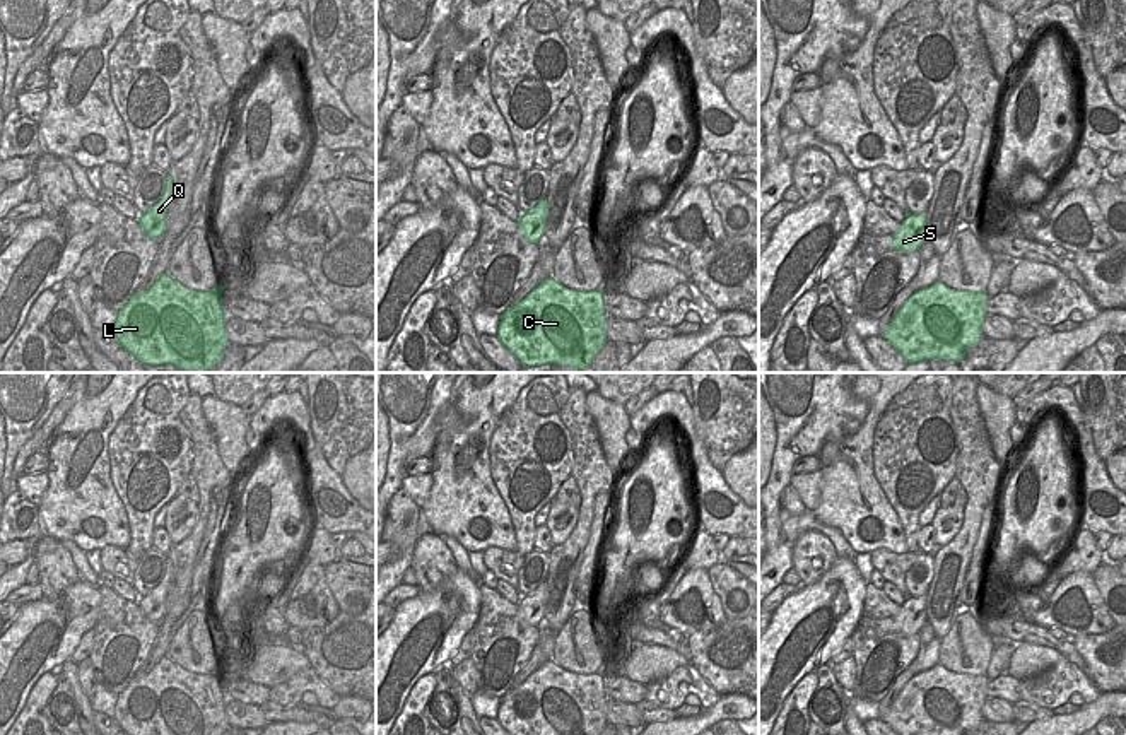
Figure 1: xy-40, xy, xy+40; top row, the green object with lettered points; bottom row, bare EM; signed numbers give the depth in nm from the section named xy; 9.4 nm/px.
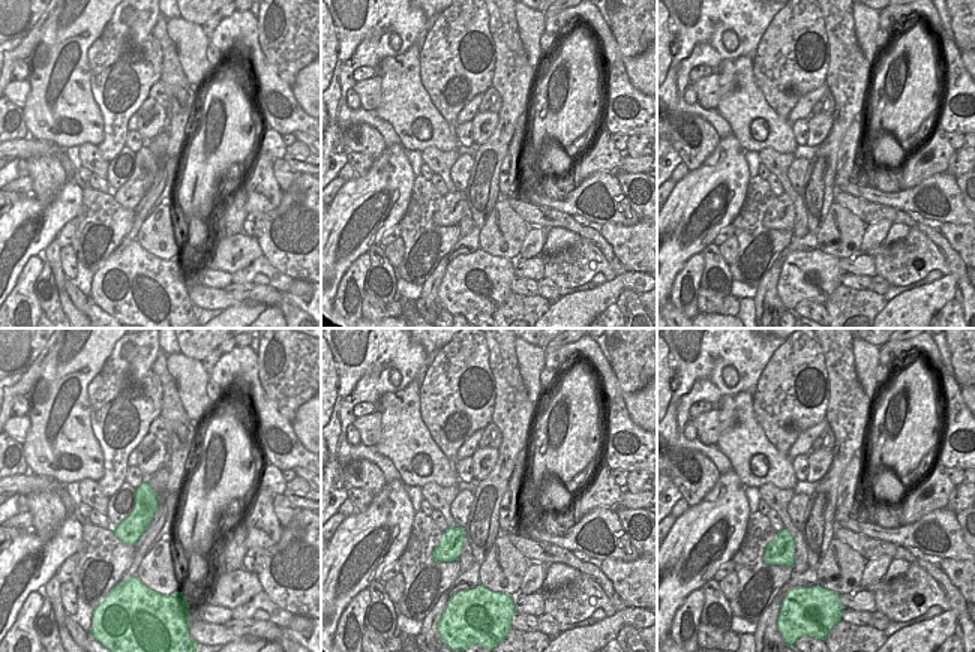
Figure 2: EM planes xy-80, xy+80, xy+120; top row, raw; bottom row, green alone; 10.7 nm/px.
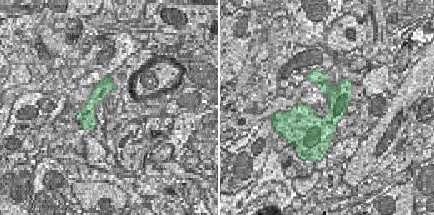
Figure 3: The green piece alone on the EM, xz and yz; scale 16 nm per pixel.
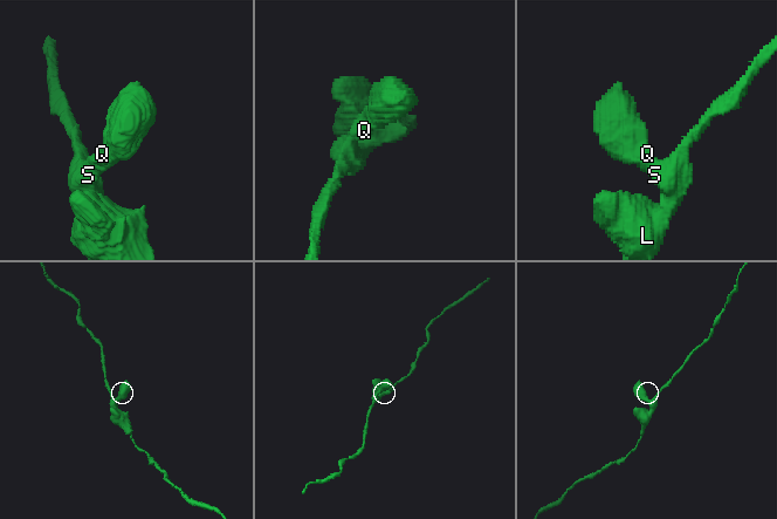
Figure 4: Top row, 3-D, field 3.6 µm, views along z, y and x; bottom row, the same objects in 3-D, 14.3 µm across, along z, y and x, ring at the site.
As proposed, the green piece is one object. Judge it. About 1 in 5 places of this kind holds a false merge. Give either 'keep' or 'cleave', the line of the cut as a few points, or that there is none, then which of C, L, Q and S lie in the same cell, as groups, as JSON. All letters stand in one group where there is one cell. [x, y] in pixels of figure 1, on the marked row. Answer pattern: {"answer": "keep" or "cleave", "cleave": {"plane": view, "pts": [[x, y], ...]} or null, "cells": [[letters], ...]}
{"answer": "keep", "cleave": null, "cells": [["C", "L", "Q", "S"]]}

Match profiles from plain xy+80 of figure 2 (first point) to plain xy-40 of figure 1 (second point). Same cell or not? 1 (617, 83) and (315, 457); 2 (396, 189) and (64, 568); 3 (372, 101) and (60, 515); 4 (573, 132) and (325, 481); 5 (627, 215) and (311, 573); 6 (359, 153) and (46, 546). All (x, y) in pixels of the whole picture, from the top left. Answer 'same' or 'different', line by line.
1: same
2: different
3: different
4: different
5: same
6: same

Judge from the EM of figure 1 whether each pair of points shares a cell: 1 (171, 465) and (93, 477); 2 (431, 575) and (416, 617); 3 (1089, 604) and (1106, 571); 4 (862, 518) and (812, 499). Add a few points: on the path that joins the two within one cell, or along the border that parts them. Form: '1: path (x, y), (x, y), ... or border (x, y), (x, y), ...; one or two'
1: border (110, 435), (108, 474), (127, 510); two
2: border (457, 568), (434, 590), (421, 592); two
3: border (1090, 575), (1108, 612); two
4: border (819, 469), (821, 501), (812, 510); two

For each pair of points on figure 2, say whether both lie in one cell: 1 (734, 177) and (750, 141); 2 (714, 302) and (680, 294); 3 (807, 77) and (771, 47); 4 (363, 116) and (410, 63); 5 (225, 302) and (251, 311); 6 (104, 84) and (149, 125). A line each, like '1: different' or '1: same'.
1: different
2: different
3: same
4: different
5: different
6: different

